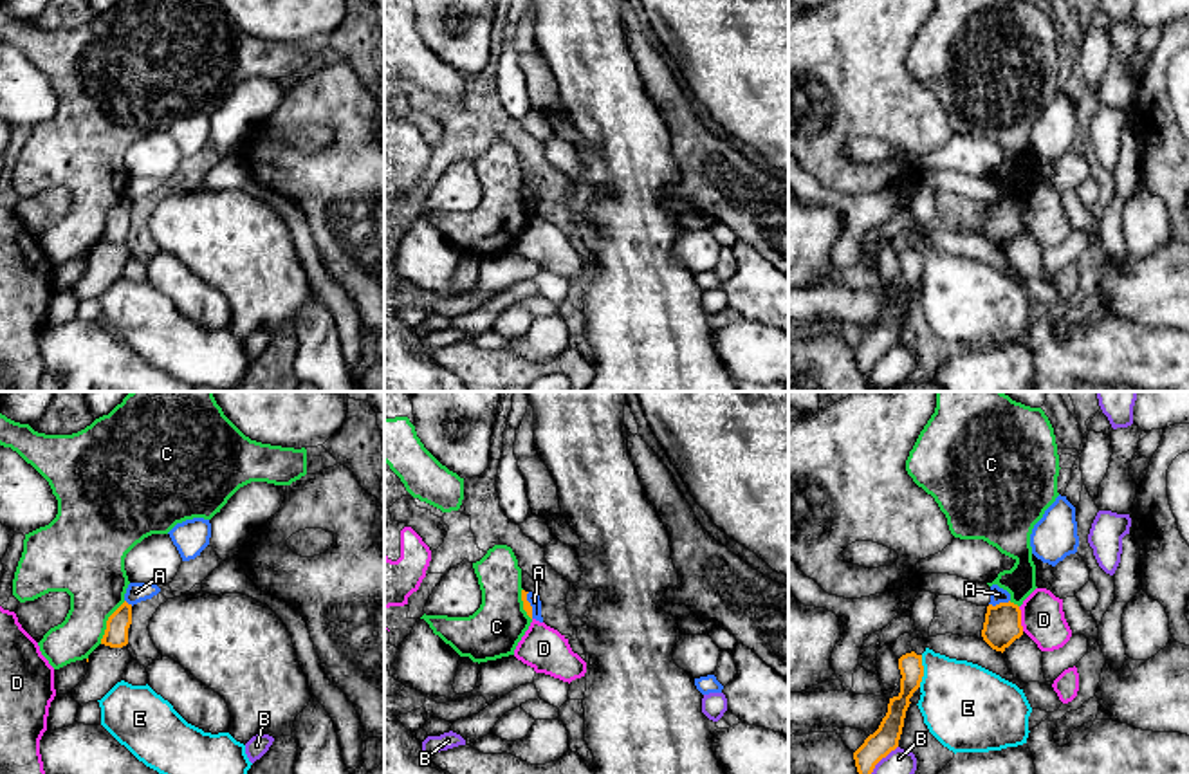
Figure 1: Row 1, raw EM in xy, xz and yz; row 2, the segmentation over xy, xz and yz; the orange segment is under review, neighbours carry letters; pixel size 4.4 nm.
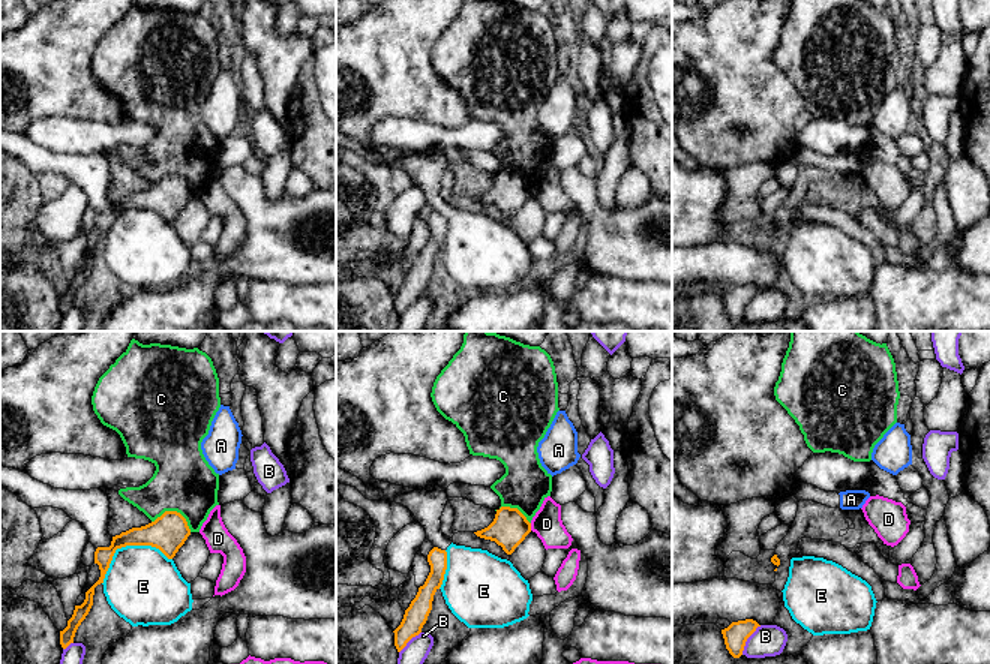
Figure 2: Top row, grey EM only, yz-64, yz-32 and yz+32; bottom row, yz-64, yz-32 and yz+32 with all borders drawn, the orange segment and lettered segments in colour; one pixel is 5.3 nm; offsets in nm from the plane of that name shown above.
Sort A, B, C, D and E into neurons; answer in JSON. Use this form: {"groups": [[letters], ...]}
{"groups": [["A"], ["B"], ["C"], ["D"], ["E"]]}

